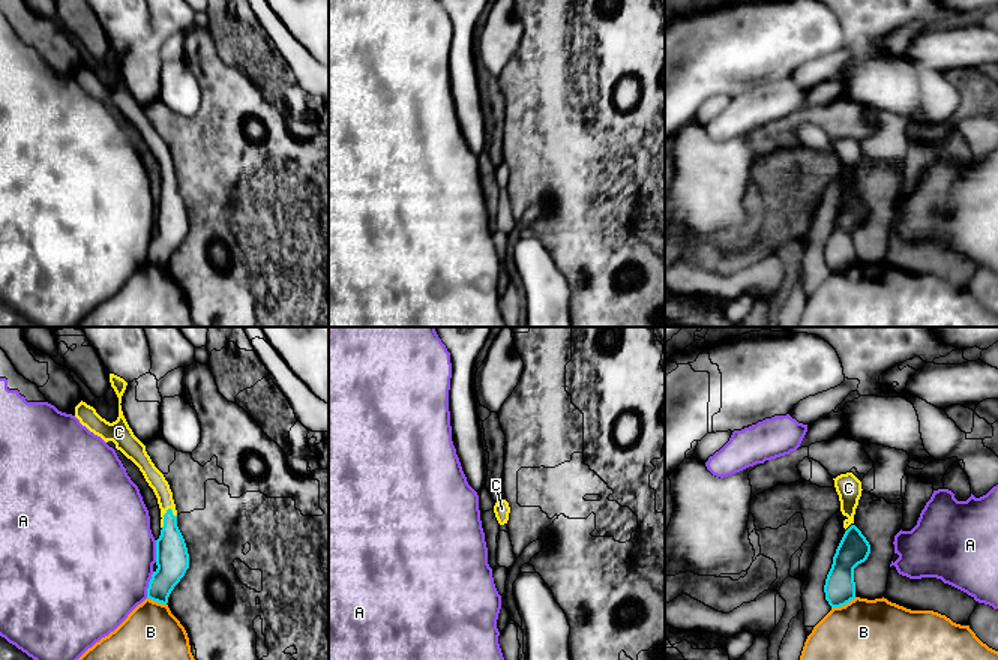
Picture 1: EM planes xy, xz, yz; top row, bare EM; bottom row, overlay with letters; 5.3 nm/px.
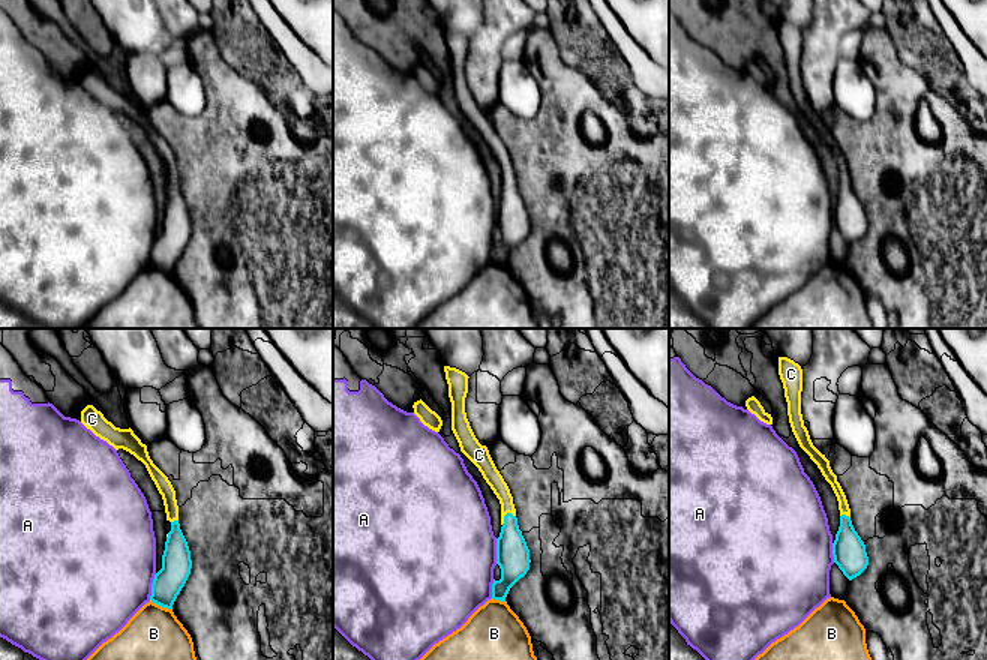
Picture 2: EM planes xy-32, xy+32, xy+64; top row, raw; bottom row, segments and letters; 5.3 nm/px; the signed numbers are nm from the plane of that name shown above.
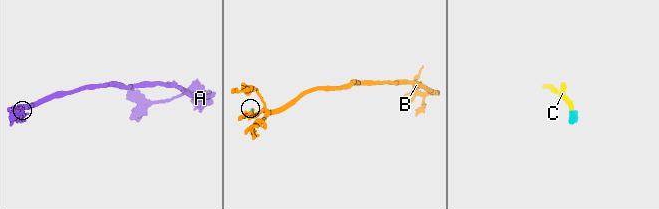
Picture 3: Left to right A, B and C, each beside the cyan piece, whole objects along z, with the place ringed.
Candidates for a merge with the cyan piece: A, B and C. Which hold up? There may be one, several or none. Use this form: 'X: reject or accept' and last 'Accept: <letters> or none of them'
A: reject
B: reject
C: accept
Accept: C

